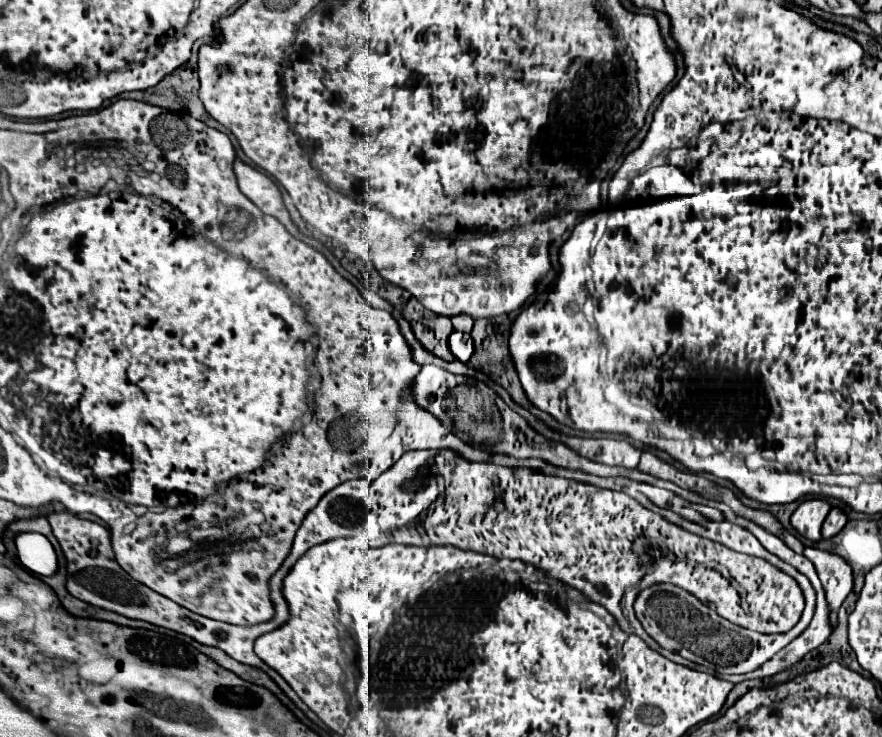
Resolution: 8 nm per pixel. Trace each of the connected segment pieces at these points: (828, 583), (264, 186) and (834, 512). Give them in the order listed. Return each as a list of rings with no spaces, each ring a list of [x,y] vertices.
[[[806,547],[804,555],[816,567],[816,573],[826,589],[826,599],[828,599],[828,605],[832,611],[830,621],[832,621],[832,625],[836,625],[836,613],[854,587],[852,567],[848,563],[844,563],[844,559],[840,555],[830,553],[830,551],[822,551],[816,547]]]
[[[236,159],[234,163],[234,173],[238,177],[238,185],[242,189],[242,193],[252,201],[256,203],[256,207],[272,217],[276,217],[280,223],[284,223],[284,227],[298,239],[306,239],[304,233],[300,233],[300,229],[294,225],[294,221],[290,219],[290,213],[288,209],[284,207],[284,201],[282,201],[282,195],[278,191],[278,187],[274,185],[274,181],[256,171],[254,167],[242,163],[240,159]]]
[[[838,507],[830,509],[830,513],[828,513],[828,517],[824,519],[824,525],[822,525],[822,537],[826,537],[826,539],[834,537],[846,525],[846,521],[848,521],[848,517],[844,515],[842,509],[838,509]]]

